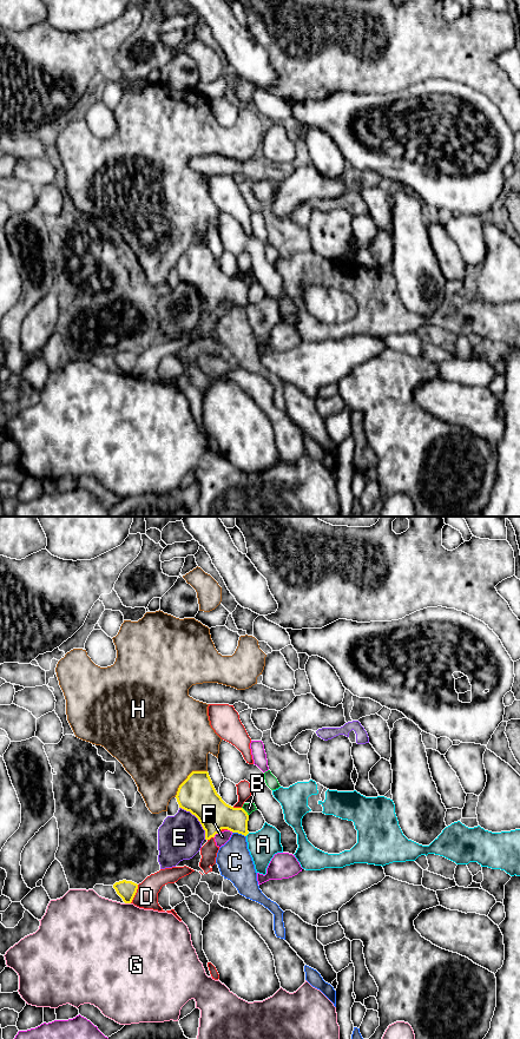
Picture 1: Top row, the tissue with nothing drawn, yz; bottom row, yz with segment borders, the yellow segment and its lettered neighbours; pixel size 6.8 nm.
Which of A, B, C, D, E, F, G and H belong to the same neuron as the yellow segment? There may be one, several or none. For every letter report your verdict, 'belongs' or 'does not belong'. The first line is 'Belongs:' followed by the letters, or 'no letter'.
Belongs: no letter
A: does not belong
B: does not belong
C: does not belong
D: does not belong
E: does not belong
F: does not belong
G: does not belong
H: does not belong

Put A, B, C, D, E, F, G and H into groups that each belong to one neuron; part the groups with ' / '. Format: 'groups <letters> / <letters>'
groups A / B C / D / E / F / G / H

